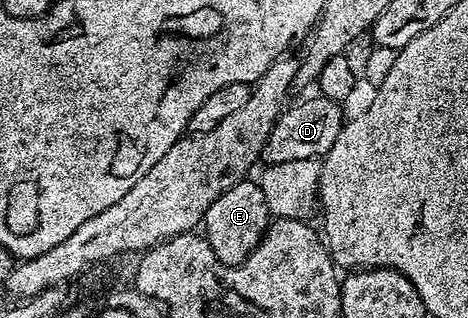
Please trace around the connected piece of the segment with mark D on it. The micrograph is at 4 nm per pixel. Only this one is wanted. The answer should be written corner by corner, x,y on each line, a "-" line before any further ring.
321,94
308,98
292,107
285,107
265,142
261,154
261,161
265,165
291,163
292,160
321,159
331,150
336,137
345,125
341,103
328,100

